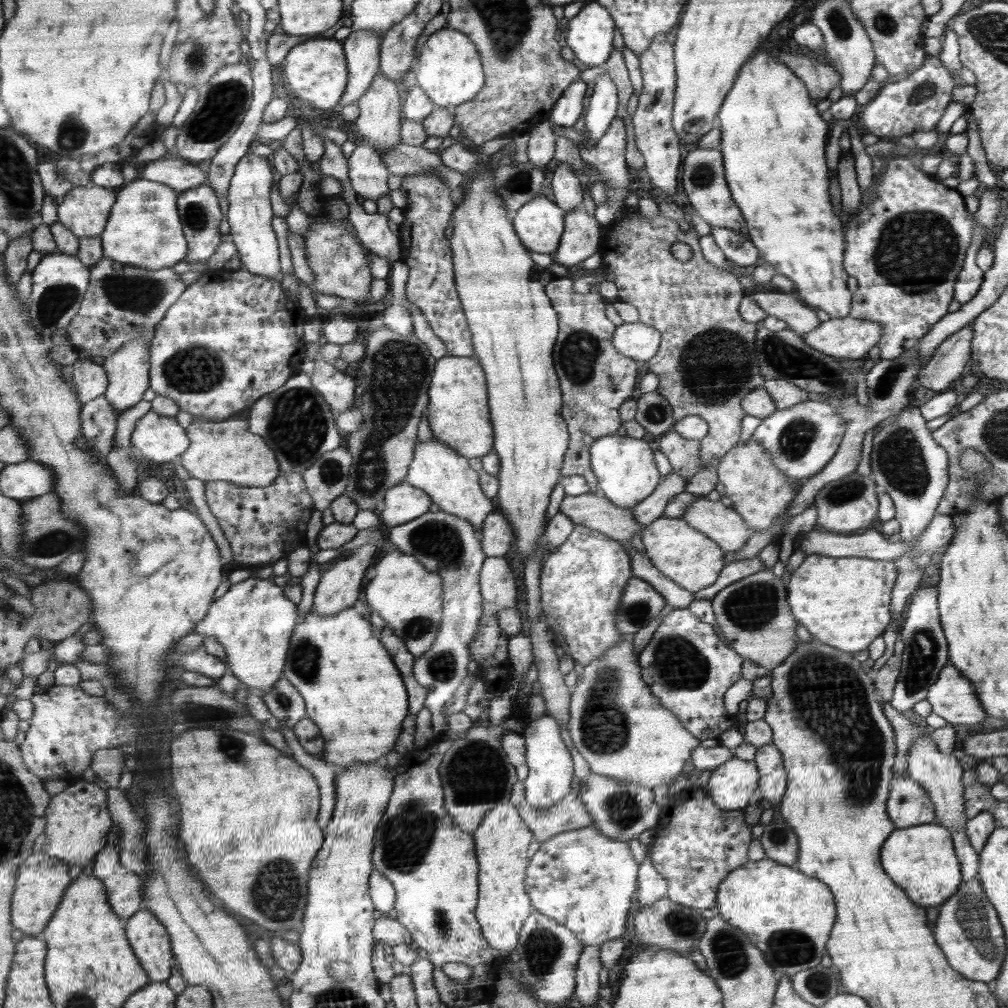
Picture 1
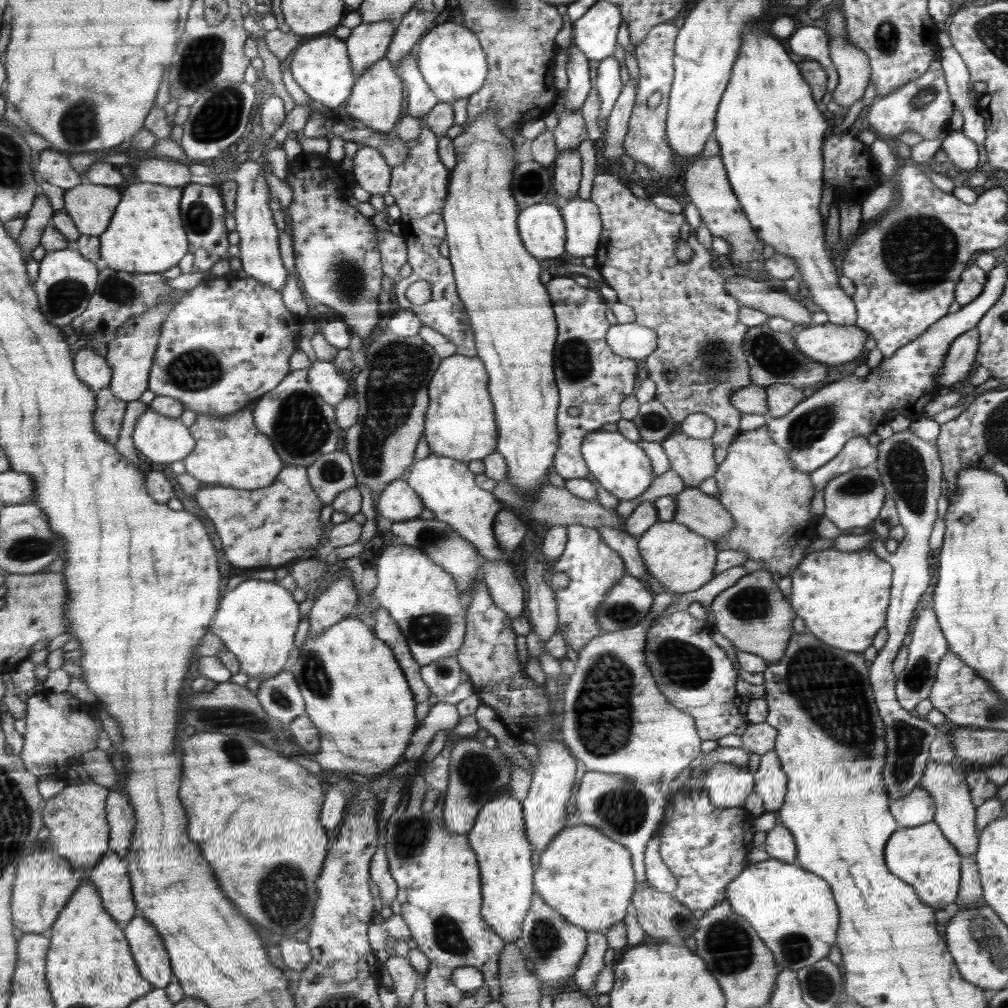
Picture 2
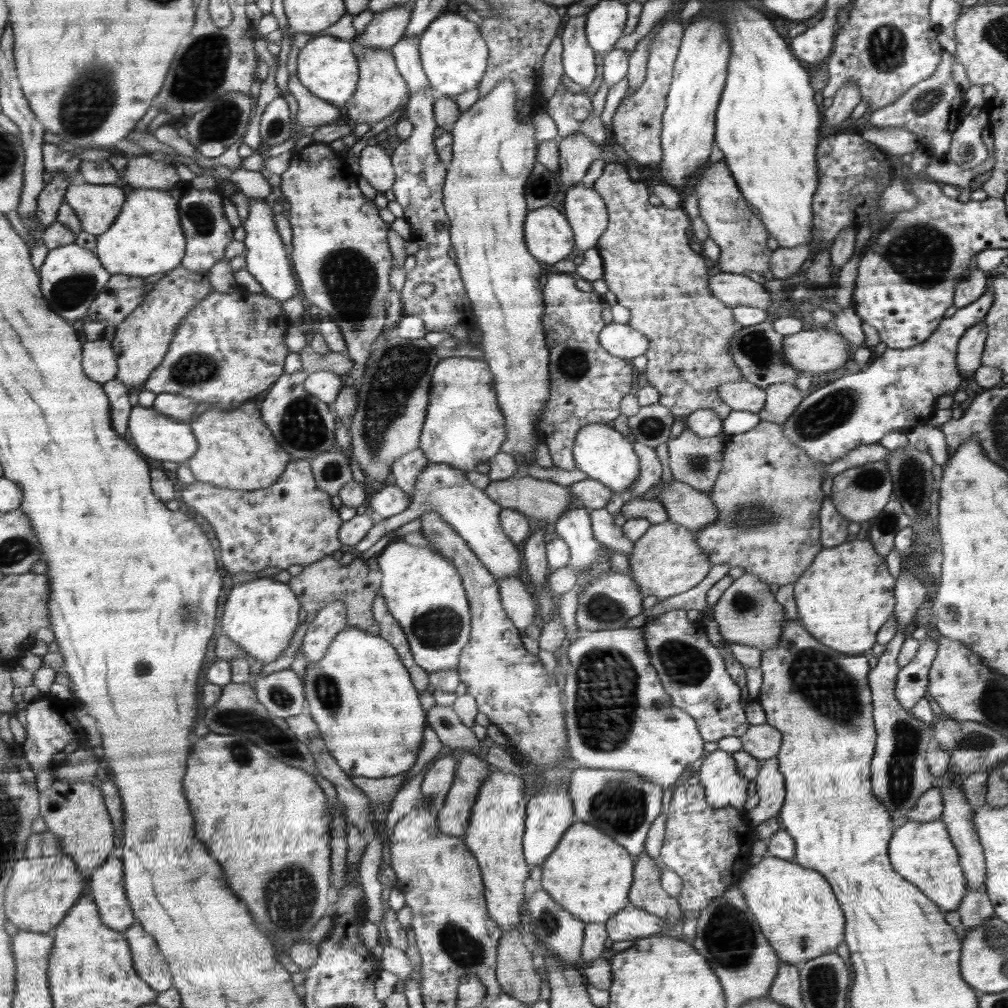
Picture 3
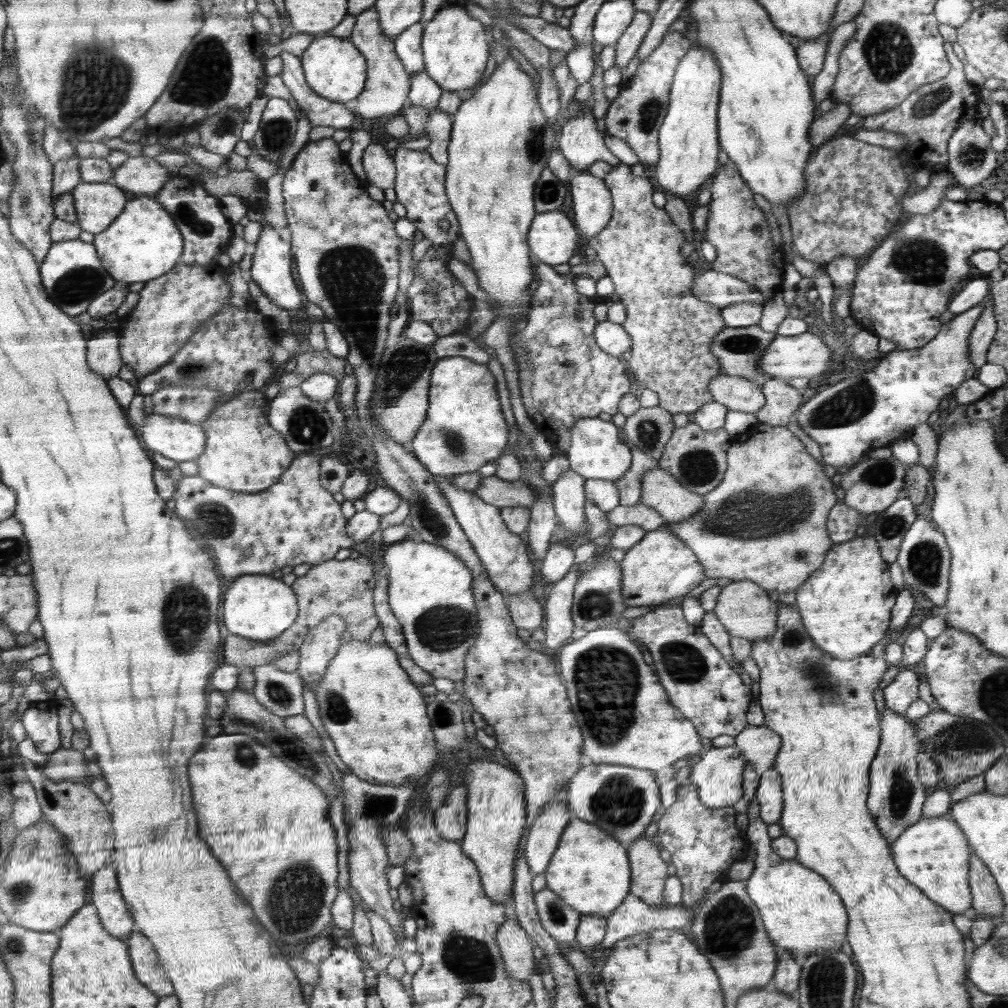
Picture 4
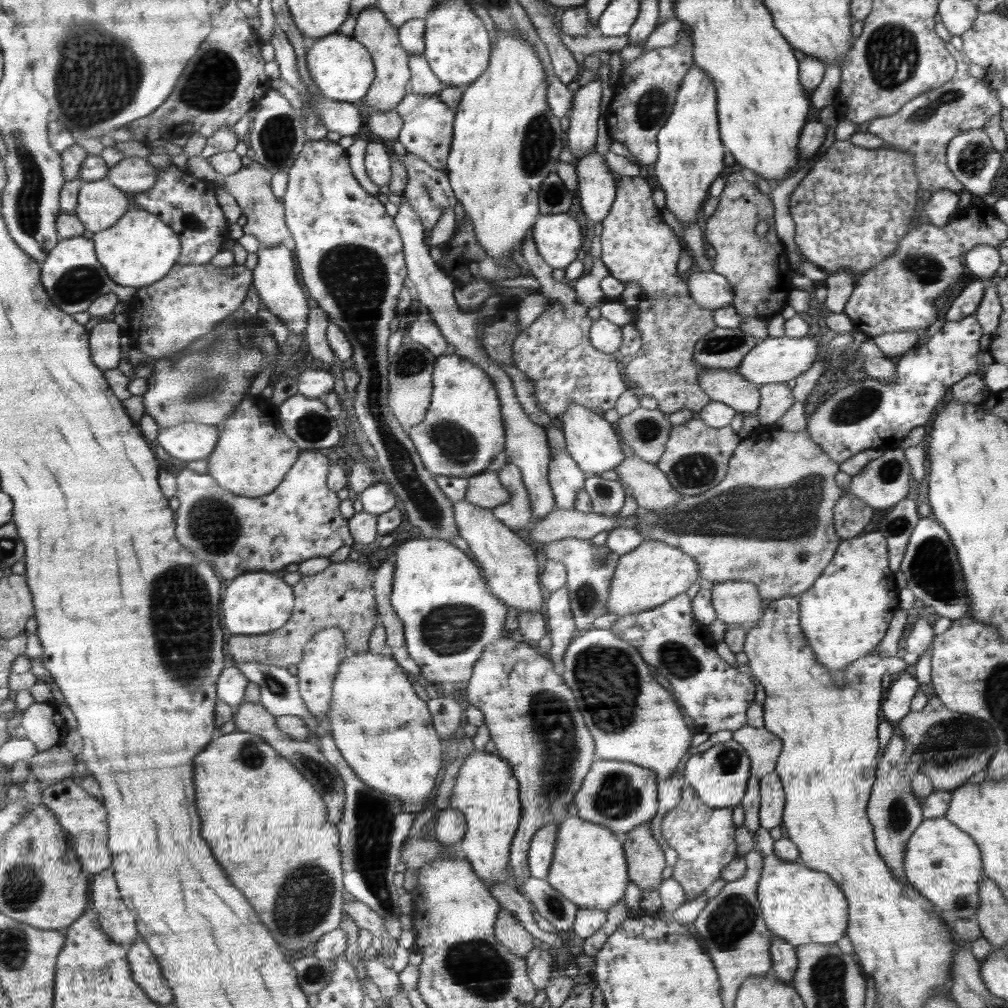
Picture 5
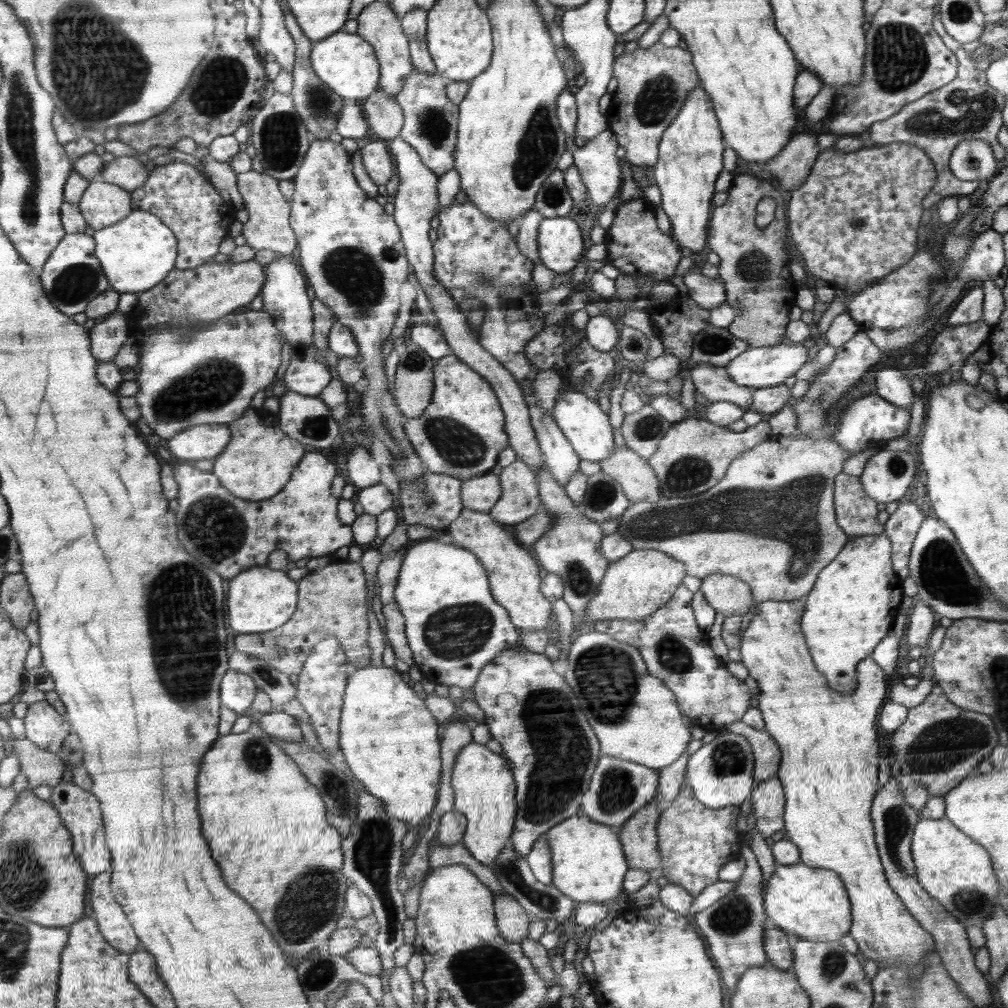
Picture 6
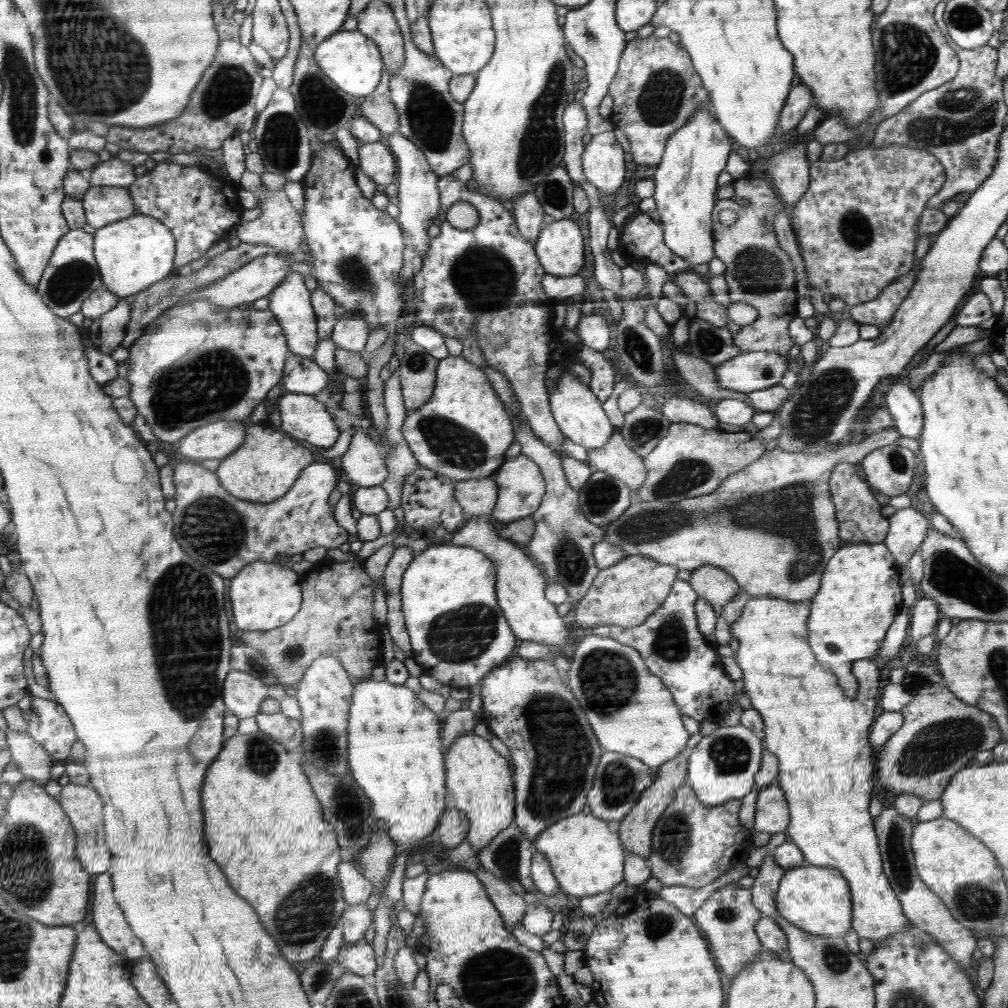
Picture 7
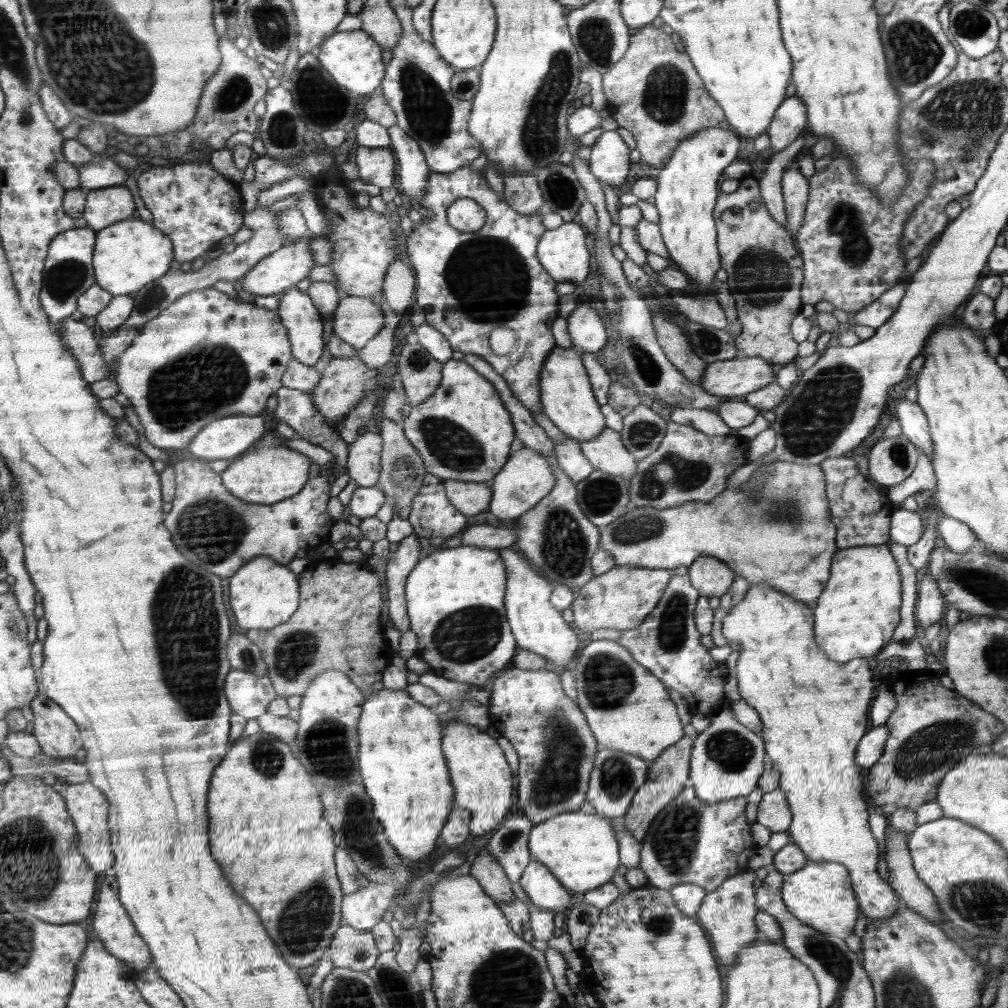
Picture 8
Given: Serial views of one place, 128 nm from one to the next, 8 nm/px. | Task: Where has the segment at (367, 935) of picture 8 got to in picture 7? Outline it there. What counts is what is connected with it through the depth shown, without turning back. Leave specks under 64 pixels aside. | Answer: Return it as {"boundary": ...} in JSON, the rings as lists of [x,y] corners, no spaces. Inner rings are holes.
{"boundary":[[[366,939],[344,943],[337,956],[337,962],[342,968],[358,976],[371,977],[377,969],[376,955]]]}

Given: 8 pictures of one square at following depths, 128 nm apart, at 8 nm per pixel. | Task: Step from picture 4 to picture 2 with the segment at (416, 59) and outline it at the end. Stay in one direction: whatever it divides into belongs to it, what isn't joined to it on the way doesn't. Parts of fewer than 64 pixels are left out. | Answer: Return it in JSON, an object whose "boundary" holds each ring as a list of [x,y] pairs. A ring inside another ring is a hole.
{"boundary":[[[406,56],[397,71],[398,76],[402,78],[403,86],[408,89],[408,116],[426,116],[439,101],[424,81],[415,56]]]}

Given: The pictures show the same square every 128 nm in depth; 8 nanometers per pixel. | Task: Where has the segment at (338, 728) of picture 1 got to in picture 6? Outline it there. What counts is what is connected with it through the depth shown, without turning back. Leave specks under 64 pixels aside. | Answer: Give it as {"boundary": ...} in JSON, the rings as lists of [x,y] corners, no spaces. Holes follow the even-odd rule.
{"boundary":[[[369,664],[364,668],[352,669],[350,672],[350,678],[347,679],[346,695],[343,697],[343,710],[342,710],[342,722],[339,724],[339,747],[342,754],[346,759],[352,776],[359,780],[365,787],[367,792],[370,792],[372,796],[379,798],[385,806],[385,813],[388,817],[394,817],[398,820],[403,820],[408,826],[409,830],[416,830],[418,826],[421,826],[422,822],[426,820],[426,816],[434,810],[434,802],[436,802],[436,792],[439,792],[438,786],[440,786],[440,738],[438,738],[438,724],[436,724],[435,715],[431,712],[427,706],[424,706],[424,700],[416,696],[416,692],[396,674],[396,670],[392,670],[392,667],[386,667],[382,665],[376,667]]]}

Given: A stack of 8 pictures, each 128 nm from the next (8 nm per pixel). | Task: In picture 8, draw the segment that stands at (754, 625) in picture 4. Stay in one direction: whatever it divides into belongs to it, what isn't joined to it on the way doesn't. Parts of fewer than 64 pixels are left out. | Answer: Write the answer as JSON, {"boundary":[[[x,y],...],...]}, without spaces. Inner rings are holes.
{"boundary":[[[712,556],[697,559],[688,567],[688,577],[691,584],[700,590],[703,597],[722,597],[735,584],[735,572],[724,561],[716,560]]]}

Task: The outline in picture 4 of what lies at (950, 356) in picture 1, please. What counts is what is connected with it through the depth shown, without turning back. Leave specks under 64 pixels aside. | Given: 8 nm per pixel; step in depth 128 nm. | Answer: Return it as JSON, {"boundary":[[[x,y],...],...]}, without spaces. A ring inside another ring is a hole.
{"boundary":[[[990,297],[970,336],[970,360],[977,370],[987,364],[987,352],[994,342],[997,330],[998,321],[995,319],[993,298]]]}

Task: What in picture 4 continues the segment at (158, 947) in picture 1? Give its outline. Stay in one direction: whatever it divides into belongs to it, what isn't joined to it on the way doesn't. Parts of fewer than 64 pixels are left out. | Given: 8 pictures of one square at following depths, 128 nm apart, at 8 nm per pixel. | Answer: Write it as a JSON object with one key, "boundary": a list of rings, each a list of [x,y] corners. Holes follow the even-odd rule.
{"boundary":[[[134,932],[128,939],[131,945],[131,955],[135,963],[137,976],[161,997],[175,994],[175,984],[163,965],[152,939],[142,932]]]}

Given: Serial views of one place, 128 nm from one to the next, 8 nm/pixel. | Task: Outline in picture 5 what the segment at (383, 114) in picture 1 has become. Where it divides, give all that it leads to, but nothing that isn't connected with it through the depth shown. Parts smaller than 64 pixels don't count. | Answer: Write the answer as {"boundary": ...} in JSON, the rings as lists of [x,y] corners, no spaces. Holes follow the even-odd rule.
{"boundary":[[[372,6],[365,8],[357,16],[352,35],[367,47],[375,65],[375,81],[364,100],[366,106],[369,110],[380,112],[395,110],[407,97],[407,88],[411,81],[410,56],[407,49],[400,44],[399,28],[377,6]]]}

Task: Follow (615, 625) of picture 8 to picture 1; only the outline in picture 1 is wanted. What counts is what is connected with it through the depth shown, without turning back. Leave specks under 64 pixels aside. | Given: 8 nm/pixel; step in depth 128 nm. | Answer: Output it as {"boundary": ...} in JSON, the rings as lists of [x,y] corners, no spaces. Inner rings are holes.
{"boundary":[[[660,517],[642,533],[645,557],[654,567],[680,587],[694,593],[711,587],[726,567],[726,554],[706,533],[692,528],[683,518]]]}

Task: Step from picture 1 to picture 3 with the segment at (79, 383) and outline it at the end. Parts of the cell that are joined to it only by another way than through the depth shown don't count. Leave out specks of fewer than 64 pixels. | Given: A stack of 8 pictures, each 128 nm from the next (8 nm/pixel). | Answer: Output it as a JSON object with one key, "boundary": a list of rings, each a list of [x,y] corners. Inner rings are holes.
{"boundary":[[[100,338],[85,342],[83,366],[87,375],[96,382],[106,384],[118,379],[120,362],[113,341]]]}

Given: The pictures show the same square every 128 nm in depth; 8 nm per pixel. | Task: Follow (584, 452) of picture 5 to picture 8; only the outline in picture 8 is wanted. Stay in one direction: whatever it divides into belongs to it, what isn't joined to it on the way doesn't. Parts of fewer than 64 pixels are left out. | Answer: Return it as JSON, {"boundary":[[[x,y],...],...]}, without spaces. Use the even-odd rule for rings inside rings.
{"boundary":[[[574,347],[555,348],[541,372],[541,401],[543,412],[568,437],[578,441],[594,439],[604,432],[606,422],[600,412],[600,403],[594,398],[583,358]]]}

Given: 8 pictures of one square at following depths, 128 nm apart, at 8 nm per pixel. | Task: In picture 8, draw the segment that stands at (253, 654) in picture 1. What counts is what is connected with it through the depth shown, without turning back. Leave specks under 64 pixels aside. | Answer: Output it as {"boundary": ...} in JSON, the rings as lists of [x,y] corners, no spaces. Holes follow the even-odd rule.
{"boundary":[[[260,556],[242,568],[231,580],[231,604],[238,614],[240,628],[260,628],[270,630],[284,624],[298,606],[298,576],[286,566],[280,566],[272,558]]]}

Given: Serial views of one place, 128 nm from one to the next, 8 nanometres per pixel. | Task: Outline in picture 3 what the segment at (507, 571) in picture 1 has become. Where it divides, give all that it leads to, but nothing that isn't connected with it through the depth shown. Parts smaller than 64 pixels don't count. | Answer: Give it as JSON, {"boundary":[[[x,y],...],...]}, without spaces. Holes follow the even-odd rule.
{"boundary":[[[504,577],[504,579],[495,579],[499,585],[500,602],[520,631],[535,622],[537,614],[537,605],[532,600],[532,595],[518,577]]]}

